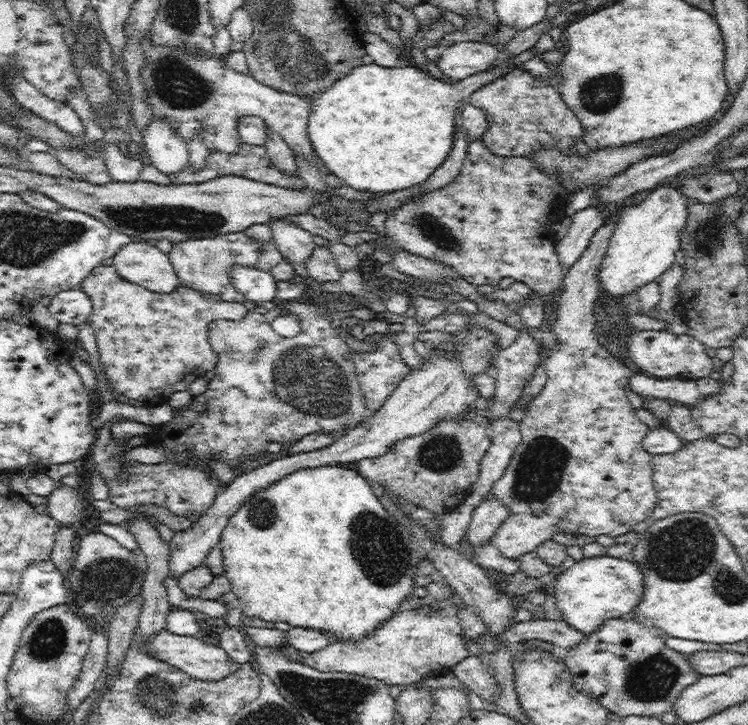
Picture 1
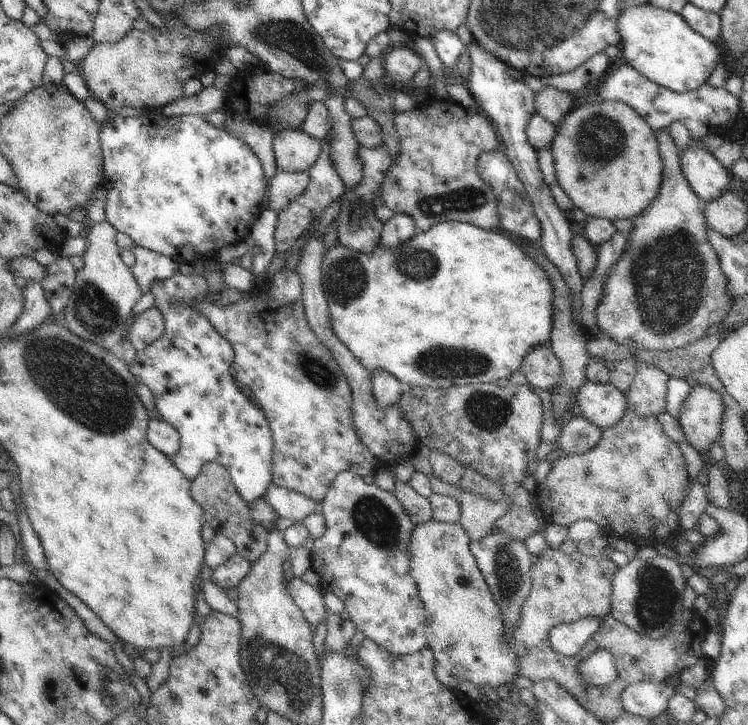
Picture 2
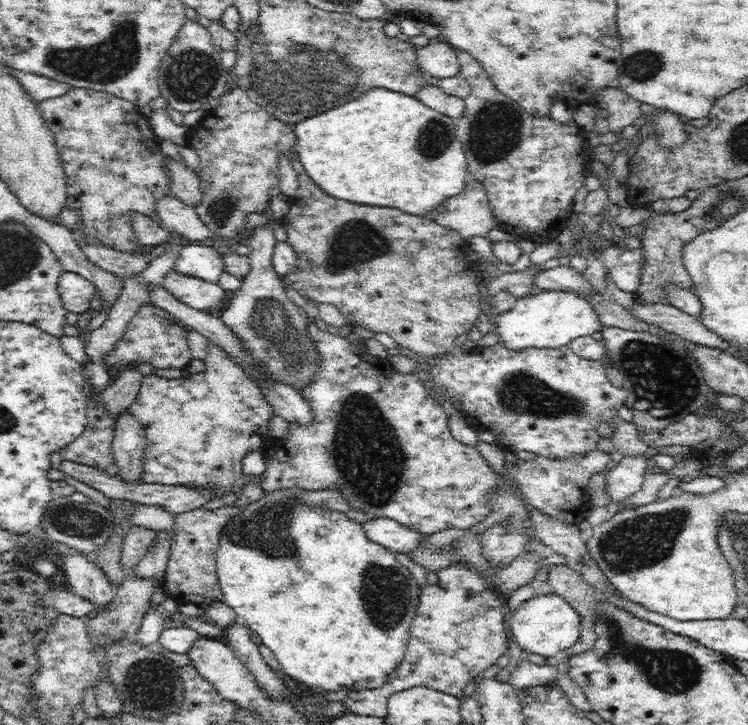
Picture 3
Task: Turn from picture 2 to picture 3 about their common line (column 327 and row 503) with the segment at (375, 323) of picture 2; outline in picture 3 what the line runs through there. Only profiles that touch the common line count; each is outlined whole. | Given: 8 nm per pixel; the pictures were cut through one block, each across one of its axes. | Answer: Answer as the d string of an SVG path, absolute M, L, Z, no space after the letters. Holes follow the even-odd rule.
M296 489L276 490L264 494L257 502L252 502L234 514L231 520L224 526L219 539L217 550L217 573L223 593L223 601L232 607L237 614L236 621L246 624L247 627L260 636L264 646L270 648L277 658L280 669L285 674L310 686L315 692L323 694L336 692L346 687L354 686L360 690L378 688L390 678L390 674L398 668L398 665L406 654L409 630L419 606L421 586L416 583L408 568L396 560L392 551L385 546L370 542L364 535L364 527L346 517L343 512L328 510L320 507L308 507L300 503L302 491Z

